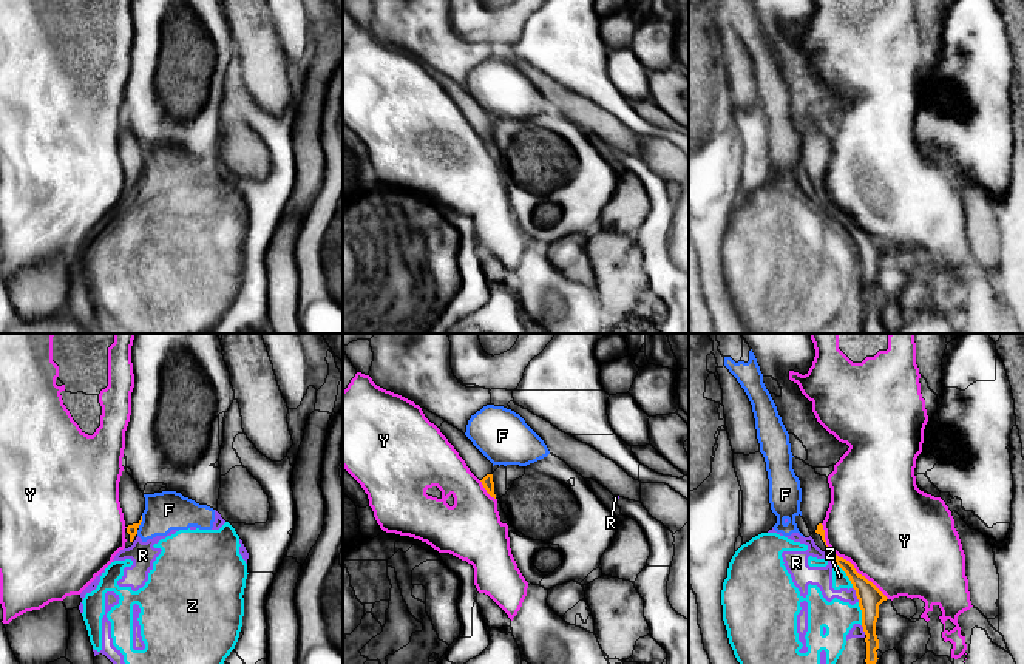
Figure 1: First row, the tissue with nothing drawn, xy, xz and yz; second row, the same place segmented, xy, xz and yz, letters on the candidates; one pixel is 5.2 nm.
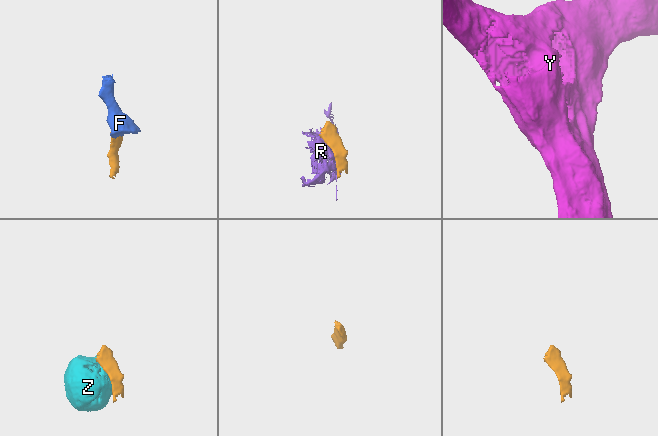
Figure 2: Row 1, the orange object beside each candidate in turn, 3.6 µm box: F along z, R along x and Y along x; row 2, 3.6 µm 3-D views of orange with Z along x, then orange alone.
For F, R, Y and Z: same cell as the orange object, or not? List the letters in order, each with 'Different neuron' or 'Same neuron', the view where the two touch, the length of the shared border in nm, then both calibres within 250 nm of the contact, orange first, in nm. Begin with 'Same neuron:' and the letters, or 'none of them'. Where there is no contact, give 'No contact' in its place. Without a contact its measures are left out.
Same neuron: none of them
F: Different neuron. Touches orange in xy. Shared border 70 nm. Thickness 60 nm (orange) against 200 nm
R: Different neuron. Touches orange in yz. Shared border 90 nm. Thickness 120 nm (orange) against 110 nm
Y: Different neuron. Touches orange in yz. Shared border 550 nm. Thickness 120 nm (orange) against 500 nm
Z: Different neuron. Touches orange in yz. Shared border 160 nm. Thickness 120 nm (orange) against 80 nm

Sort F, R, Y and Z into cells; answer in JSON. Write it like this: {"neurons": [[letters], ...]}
{"neurons": [["F", "R", "Z"], ["Y"]]}

